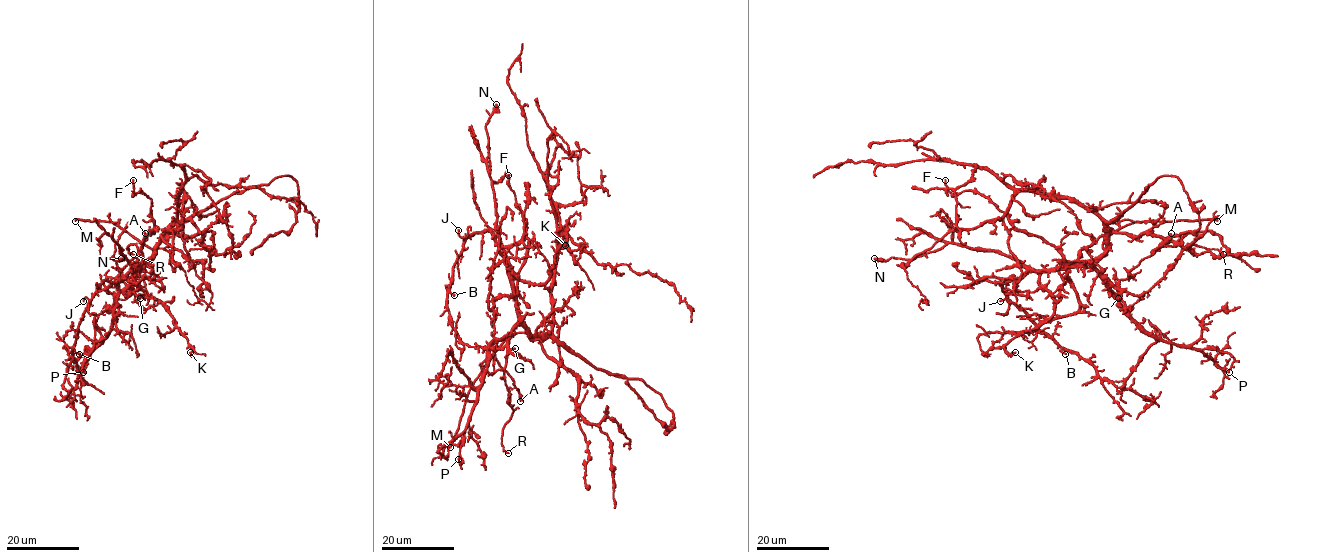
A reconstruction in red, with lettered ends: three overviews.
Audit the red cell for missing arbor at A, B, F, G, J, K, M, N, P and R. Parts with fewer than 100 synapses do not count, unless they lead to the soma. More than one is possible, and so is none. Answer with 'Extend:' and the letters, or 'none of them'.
Extend: M

